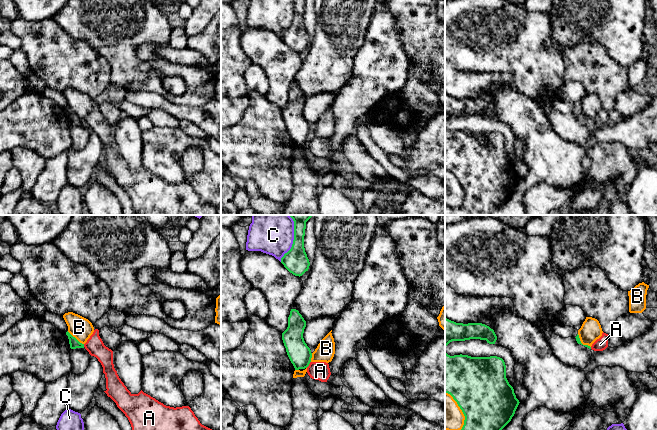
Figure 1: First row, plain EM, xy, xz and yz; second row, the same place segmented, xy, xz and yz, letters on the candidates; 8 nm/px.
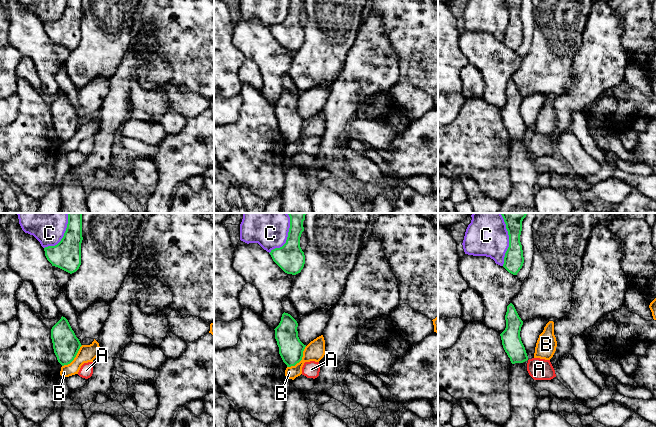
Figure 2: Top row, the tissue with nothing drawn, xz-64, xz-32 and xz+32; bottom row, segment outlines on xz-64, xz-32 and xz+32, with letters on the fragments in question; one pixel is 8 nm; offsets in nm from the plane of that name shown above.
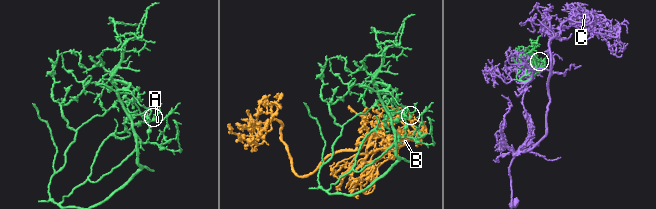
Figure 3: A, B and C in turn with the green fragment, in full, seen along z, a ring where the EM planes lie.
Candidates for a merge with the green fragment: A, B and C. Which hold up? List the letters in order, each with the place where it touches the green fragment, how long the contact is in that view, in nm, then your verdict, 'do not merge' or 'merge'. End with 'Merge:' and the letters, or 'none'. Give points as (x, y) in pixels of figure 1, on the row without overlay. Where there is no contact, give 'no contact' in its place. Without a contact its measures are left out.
A: contact xz (309, 139); length 70 nm; do not merge
B: contact xy (74, 113); length 170 nm; do not merge
C: contact xz (293, 19); length 320 nm; do not merge
Merge: none

